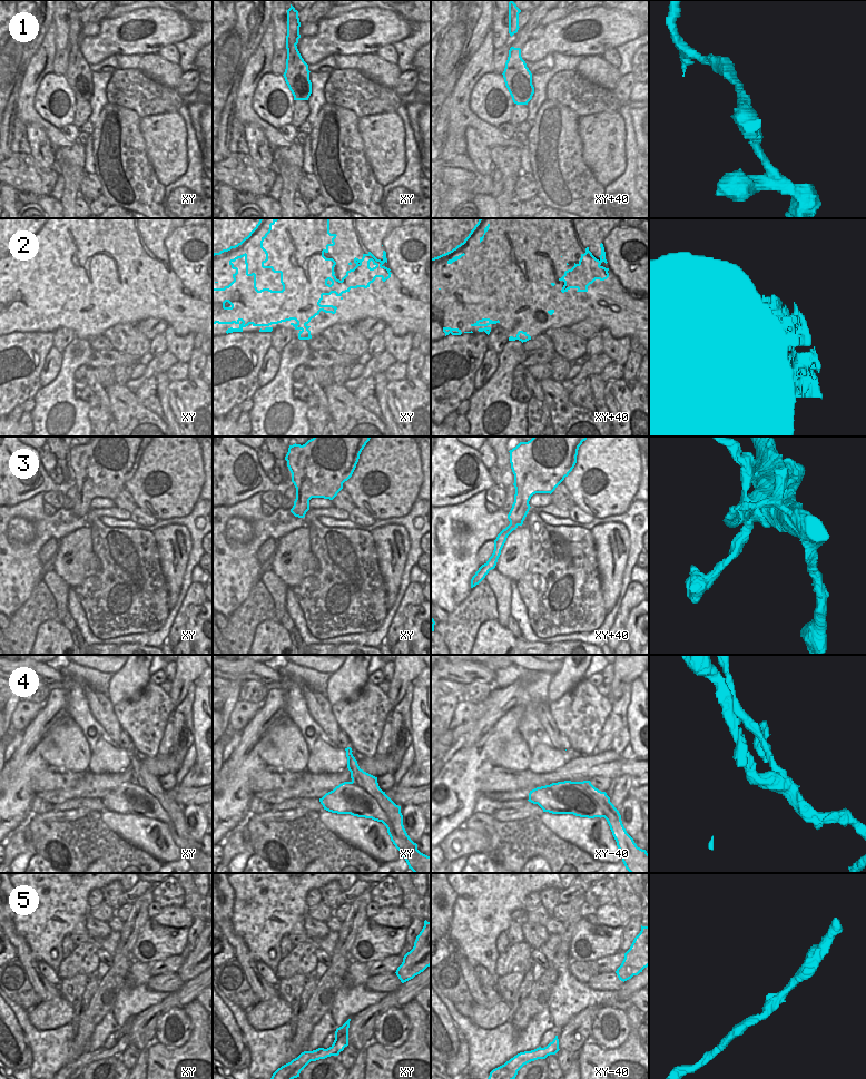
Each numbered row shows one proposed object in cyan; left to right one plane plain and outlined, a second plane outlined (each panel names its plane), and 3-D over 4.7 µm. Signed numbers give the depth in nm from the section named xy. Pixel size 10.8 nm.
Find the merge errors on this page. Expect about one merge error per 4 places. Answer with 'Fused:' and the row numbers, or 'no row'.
Fused: 1, 4

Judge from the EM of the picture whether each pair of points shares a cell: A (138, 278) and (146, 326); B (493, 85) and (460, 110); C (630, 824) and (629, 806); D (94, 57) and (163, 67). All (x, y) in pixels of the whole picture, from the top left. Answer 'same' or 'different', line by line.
A: different
B: different
C: same
D: different

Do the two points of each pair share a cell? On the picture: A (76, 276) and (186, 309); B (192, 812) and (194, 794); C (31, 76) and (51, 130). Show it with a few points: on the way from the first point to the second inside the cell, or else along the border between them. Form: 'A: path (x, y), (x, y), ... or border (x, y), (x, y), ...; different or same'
A: path (104, 284), (122, 291), (154, 291), (158, 293); same
B: border (200, 804), (187, 804), (183, 807); different
C: path (29, 90), (29, 110), (37, 118); same

